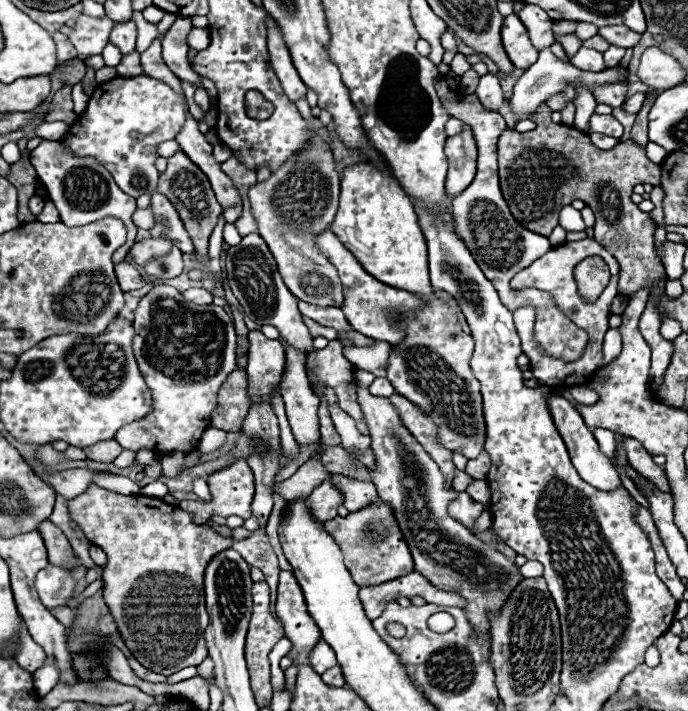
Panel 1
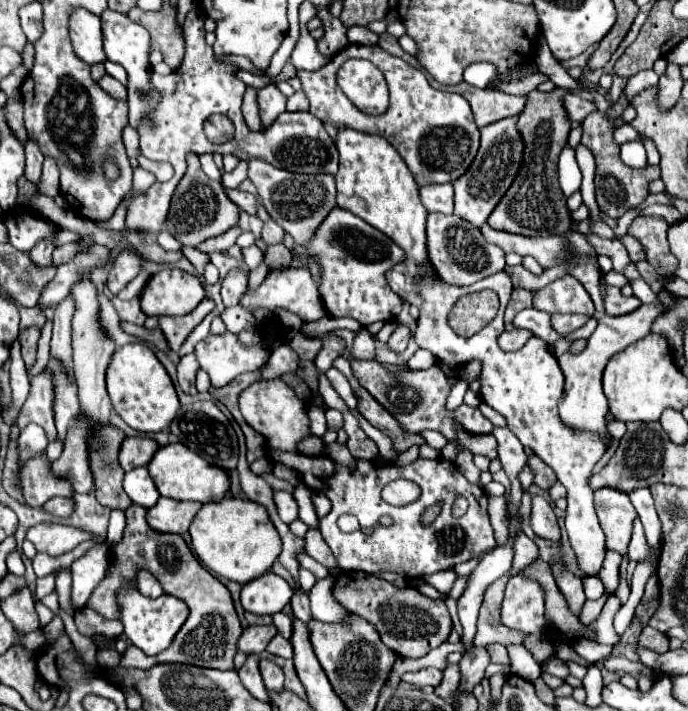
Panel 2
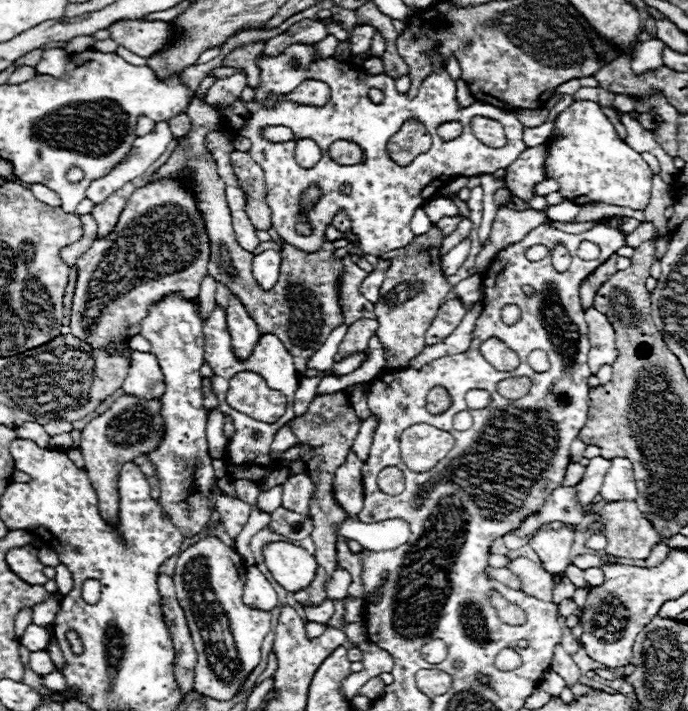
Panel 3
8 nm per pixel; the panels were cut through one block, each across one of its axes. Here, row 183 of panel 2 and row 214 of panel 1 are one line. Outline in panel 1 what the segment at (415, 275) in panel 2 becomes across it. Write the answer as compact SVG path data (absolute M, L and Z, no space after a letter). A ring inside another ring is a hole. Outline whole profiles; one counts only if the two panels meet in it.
M368 162L346 168L342 172L340 208L330 228L374 278L412 294L432 294L424 234L410 198L390 172L378 170Z

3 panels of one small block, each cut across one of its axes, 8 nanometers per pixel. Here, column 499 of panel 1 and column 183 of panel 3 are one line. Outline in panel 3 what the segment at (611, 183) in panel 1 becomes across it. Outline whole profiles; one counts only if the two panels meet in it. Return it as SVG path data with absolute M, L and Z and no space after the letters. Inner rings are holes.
M192 128L188 140L178 142L170 160L158 168L152 180L170 176L172 172L180 170L184 164L192 168L192 180L194 180L196 196L200 200L198 208L200 212L204 212L204 222L208 224L208 236L212 240L212 260L208 264L208 274L216 282L222 282L228 290L232 290L240 298L240 302L244 304L244 308L260 328L260 334L274 334L276 338L282 340L284 348L292 352L296 370L304 372L306 360L324 344L332 328L344 322L344 314L338 300L338 286L344 274L344 264L342 258L334 258L336 252L334 244L326 242L318 252L304 254L294 246L288 246L288 242L284 242L286 246L282 248L282 268L276 286L272 286L270 290L262 290L250 270L252 252L240 248L234 238L232 218L224 196L224 184L216 174L214 160L196 160L196 128ZM298 300L312 300L312 302L298 302Z

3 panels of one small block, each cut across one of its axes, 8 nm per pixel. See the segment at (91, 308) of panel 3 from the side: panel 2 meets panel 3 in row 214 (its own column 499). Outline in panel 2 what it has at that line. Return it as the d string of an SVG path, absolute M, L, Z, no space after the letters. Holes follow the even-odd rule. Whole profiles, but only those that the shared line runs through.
M510 116L504 120L498 120L496 124L488 124L480 130L480 150L470 164L468 172L460 176L460 180L454 182L454 214L460 216L462 220L482 226L488 216L492 214L494 206L500 202L500 198L506 194L510 188L512 180L516 178L516 172L520 170L520 160L524 154L524 140L516 128L518 116Z

